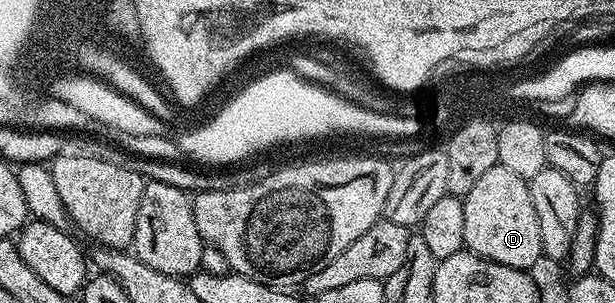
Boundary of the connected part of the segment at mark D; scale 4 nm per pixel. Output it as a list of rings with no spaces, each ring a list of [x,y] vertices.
[[[501,165],[488,169],[472,189],[462,199],[464,205],[464,247],[474,255],[484,257],[488,261],[496,261],[500,265],[508,265],[521,271],[533,268],[537,259],[543,258],[542,238],[540,237],[540,221],[536,221],[536,205],[532,205],[532,193],[529,182],[516,173],[504,169]]]

